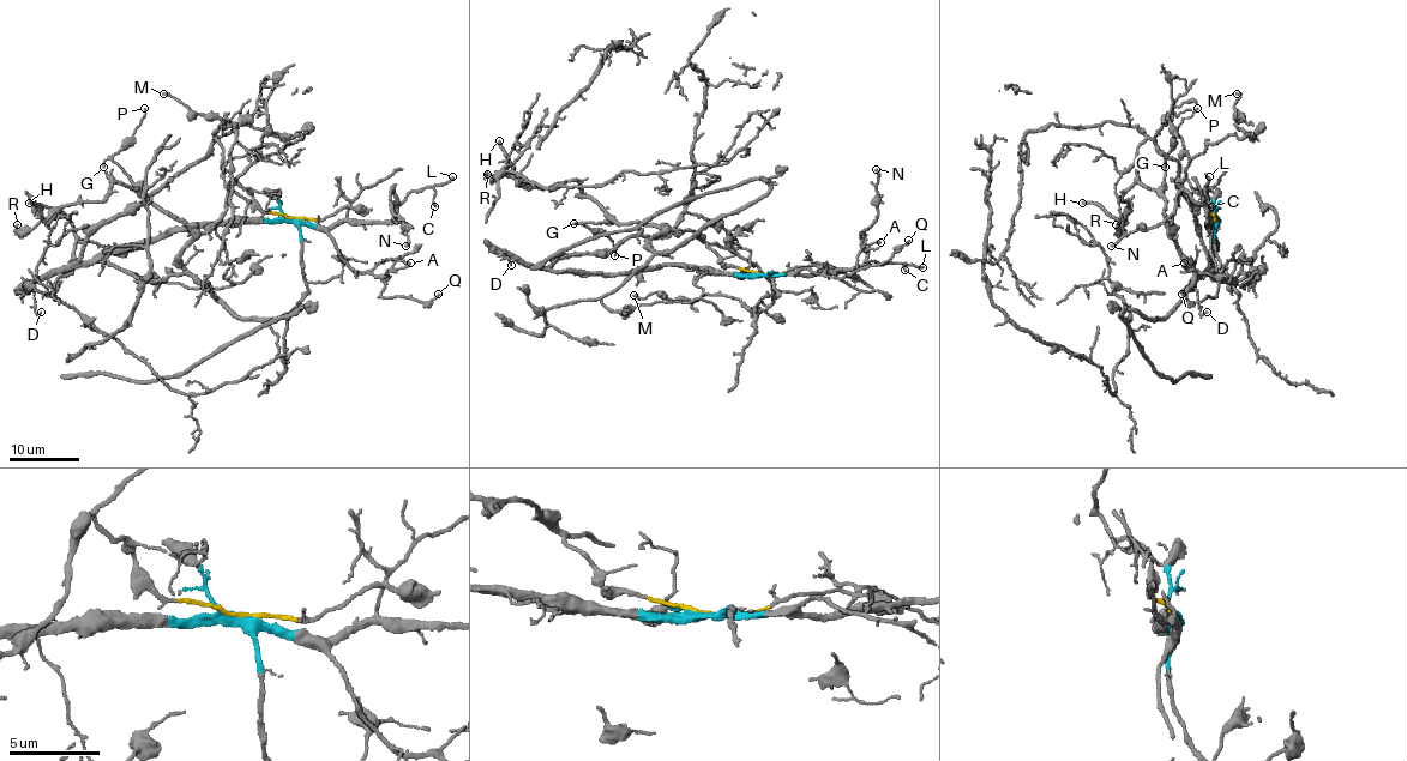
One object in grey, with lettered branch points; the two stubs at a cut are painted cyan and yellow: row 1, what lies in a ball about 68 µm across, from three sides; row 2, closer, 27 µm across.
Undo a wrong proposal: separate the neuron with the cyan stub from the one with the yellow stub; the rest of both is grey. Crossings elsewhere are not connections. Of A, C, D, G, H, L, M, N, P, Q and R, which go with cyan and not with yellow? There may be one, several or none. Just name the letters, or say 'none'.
A, C, D, L, N, Q

